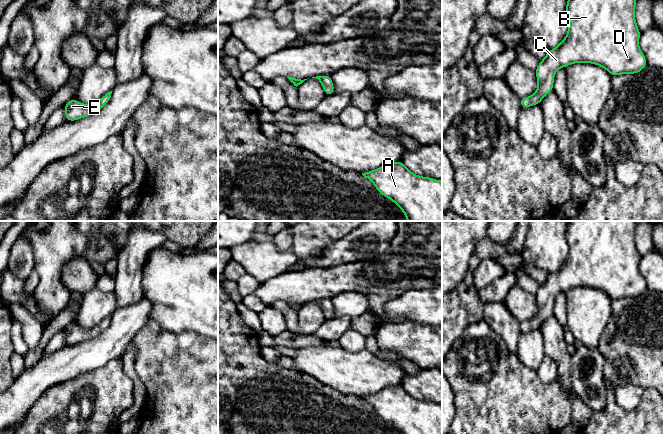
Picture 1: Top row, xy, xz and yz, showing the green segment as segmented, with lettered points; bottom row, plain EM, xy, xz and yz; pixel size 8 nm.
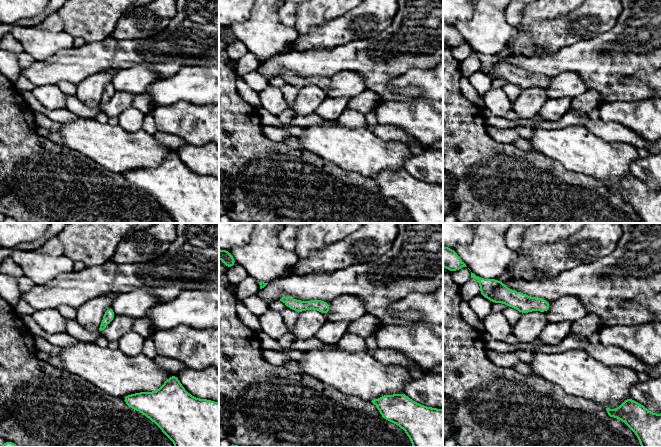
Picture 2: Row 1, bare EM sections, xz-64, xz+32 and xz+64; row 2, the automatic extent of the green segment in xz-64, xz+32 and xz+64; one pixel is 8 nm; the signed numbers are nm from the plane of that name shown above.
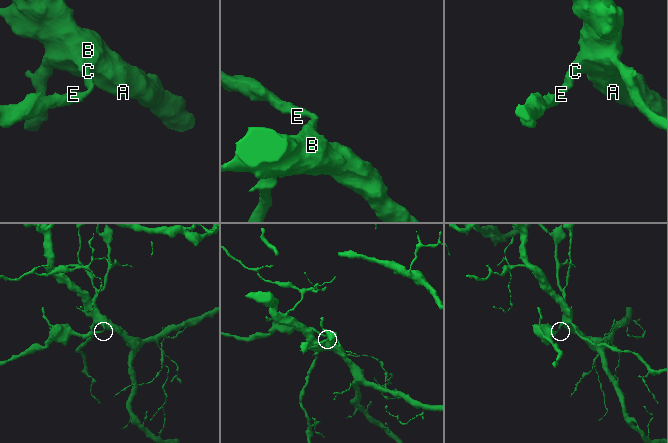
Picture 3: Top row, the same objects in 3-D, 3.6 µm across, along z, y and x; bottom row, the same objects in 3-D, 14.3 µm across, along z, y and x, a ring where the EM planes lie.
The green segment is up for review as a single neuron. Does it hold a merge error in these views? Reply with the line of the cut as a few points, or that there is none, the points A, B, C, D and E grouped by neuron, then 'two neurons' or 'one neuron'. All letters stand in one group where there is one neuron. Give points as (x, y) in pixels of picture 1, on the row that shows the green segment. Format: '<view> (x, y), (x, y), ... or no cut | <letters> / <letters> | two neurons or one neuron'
no cut | A B C D E | one neuron

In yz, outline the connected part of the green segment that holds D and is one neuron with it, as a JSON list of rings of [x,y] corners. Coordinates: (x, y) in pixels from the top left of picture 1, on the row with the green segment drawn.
[[[567,0],[566,14],[569,20],[569,28],[564,39],[552,50],[547,50],[546,56],[535,70],[538,88],[533,95],[521,99],[521,108],[526,109],[533,105],[539,105],[542,99],[553,91],[555,73],[559,68],[565,68],[575,63],[591,63],[606,69],[611,76],[623,74],[637,74],[646,66],[646,57],[639,48],[640,30],[635,20],[635,8],[637,0]]]

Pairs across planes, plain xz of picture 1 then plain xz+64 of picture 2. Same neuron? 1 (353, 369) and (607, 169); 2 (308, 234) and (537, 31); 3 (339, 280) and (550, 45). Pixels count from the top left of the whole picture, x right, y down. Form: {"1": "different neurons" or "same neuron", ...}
{"1": "same neuron", "2": "different neurons", "3": "different neurons"}

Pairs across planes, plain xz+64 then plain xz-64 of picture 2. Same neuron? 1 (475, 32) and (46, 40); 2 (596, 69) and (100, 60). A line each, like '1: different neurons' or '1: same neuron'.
1: same neuron
2: same neuron

